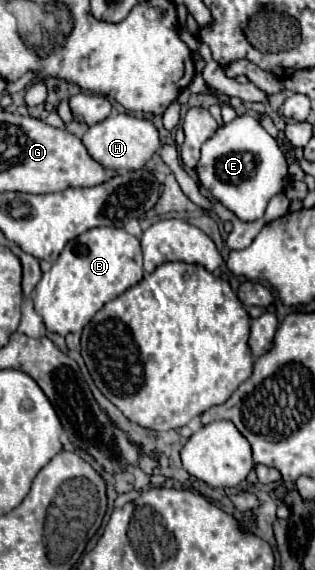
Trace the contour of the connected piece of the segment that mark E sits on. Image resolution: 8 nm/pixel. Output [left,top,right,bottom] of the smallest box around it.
[196,115,288,221]

